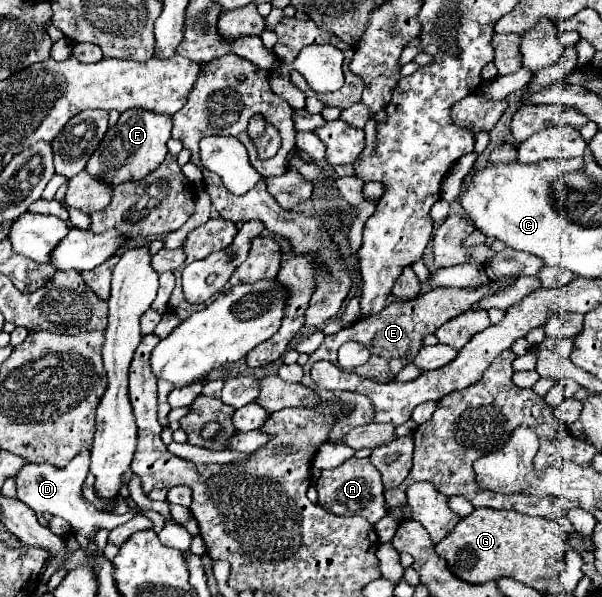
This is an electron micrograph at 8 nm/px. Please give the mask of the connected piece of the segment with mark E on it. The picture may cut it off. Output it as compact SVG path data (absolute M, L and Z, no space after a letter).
M500 277L500 279L494 279L486 285L480 285L480 287L472 287L472 289L462 289L462 287L436 287L428 293L422 293L420 297L412 299L412 301L394 301L394 303L388 303L384 307L384 311L376 317L370 317L370 319L360 319L356 321L352 327L344 329L344 331L338 331L334 335L328 335L322 345L310 355L308 363L304 365L304 377L302 377L302 383L306 387L312 387L316 389L314 381L310 379L310 367L314 361L320 361L320 359L328 359L332 361L334 365L338 365L336 361L336 353L340 349L342 343L346 341L358 341L362 343L368 351L370 351L370 359L366 365L358 367L356 373L362 375L362 377L370 377L372 381L378 381L378 383L386 383L386 381L392 381L408 363L412 363L412 359L418 355L418 351L422 349L422 341L426 335L430 333L436 333L438 327L442 327L444 323L448 323L450 319L474 309L484 297L490 297L494 293L498 293L500 289L506 289L512 285L516 277Z

